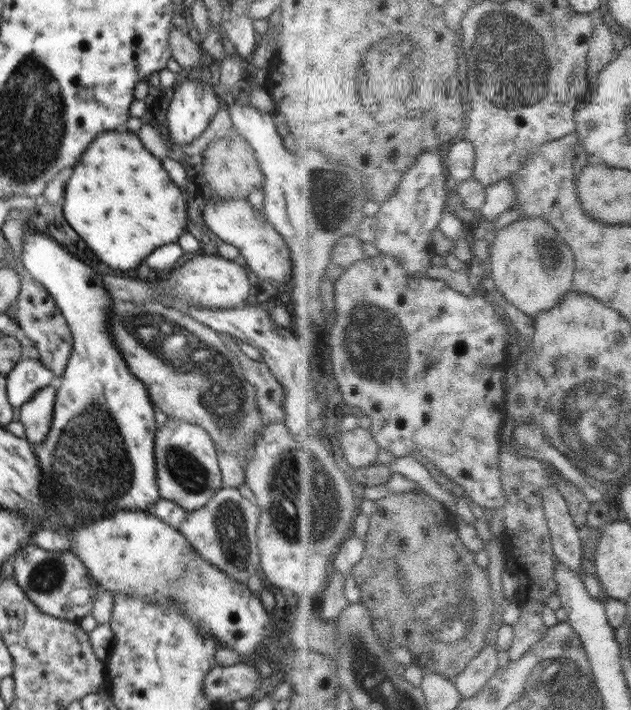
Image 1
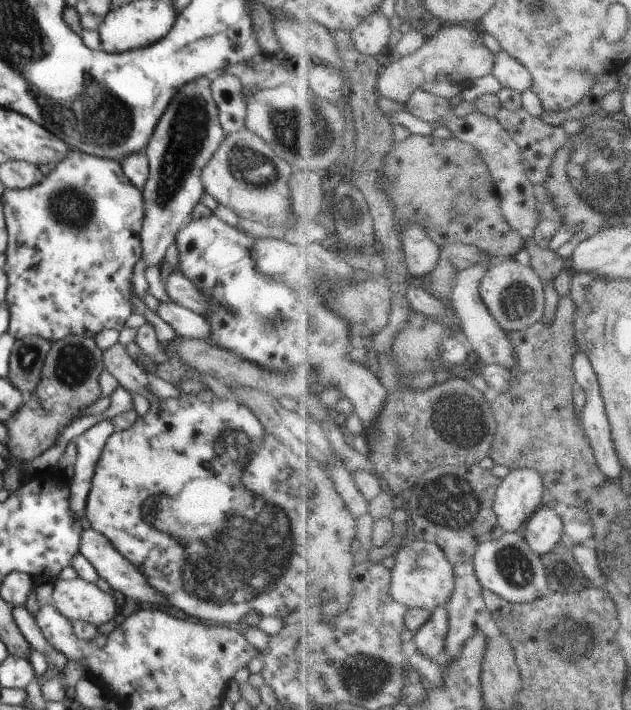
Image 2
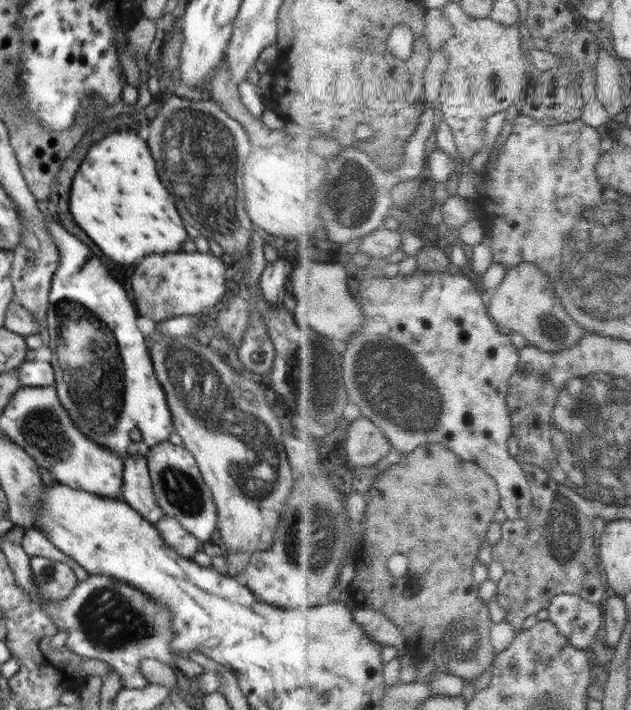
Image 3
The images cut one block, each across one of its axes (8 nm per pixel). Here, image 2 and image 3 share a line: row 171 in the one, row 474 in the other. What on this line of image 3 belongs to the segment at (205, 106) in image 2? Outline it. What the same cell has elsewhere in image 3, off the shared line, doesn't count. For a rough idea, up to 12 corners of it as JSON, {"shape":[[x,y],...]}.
{"shape":[[166,441],[148,462],[154,497],[199,541],[218,528],[195,457]]}

